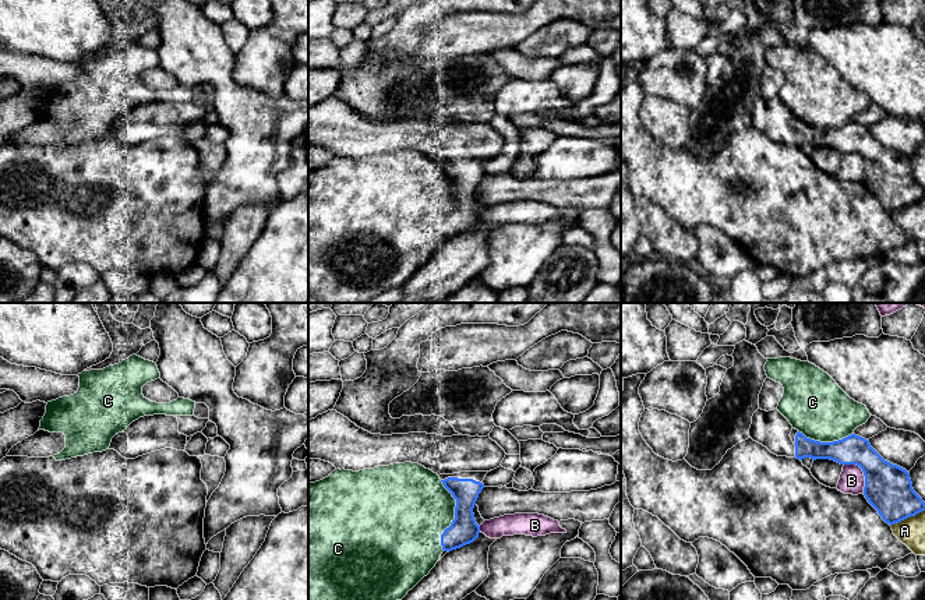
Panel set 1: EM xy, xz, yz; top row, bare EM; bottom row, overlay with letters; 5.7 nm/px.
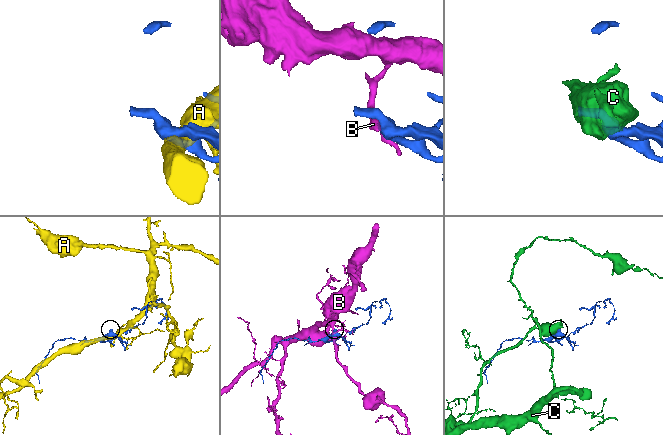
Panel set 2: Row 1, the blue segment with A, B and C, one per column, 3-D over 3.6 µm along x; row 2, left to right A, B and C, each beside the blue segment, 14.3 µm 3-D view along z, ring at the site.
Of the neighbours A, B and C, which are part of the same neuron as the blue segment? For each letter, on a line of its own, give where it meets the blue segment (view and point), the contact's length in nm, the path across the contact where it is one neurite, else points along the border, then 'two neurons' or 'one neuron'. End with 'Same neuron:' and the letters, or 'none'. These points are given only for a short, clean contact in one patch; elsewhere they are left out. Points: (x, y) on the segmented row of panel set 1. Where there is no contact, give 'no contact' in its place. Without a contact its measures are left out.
A: contact yz (907, 516); length 220 nm; two neurons
B: contact yz (864, 473); length 200 nm; two neurons
C: contact xz (455, 515); length 400 nm; two neurons
Same neuron: none

